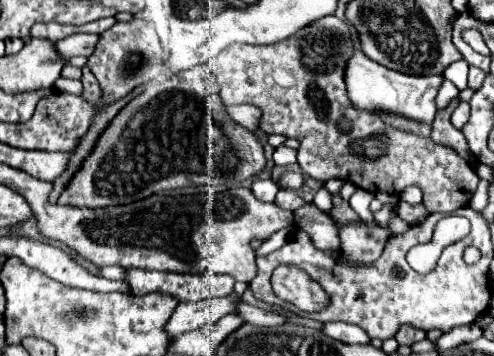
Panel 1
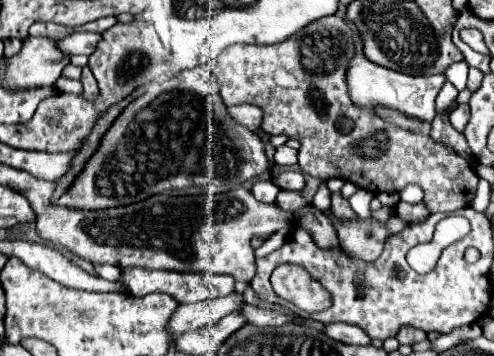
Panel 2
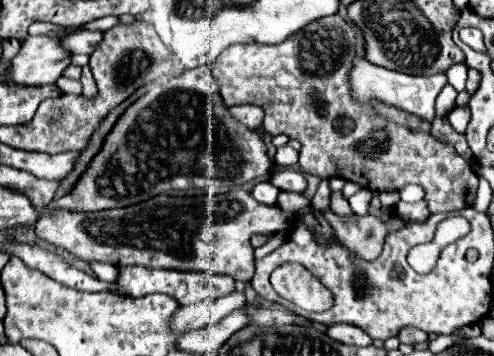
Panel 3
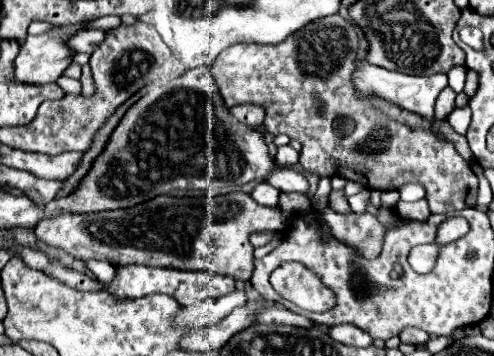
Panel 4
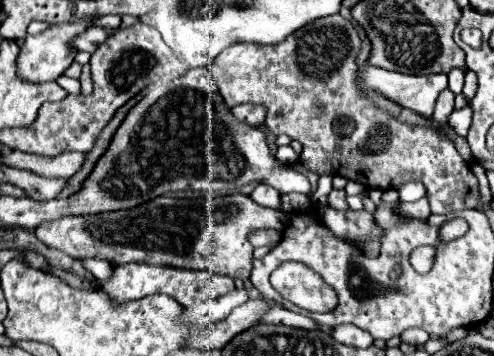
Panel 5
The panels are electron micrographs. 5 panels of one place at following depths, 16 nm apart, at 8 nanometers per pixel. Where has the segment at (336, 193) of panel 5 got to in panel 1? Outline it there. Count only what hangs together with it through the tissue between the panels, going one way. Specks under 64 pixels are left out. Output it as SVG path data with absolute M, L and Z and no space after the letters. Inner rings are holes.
M334 194L334 220L340 224L348 224L348 222L356 222L360 220L358 214L350 208L350 204L346 200L340 198L340 194Z

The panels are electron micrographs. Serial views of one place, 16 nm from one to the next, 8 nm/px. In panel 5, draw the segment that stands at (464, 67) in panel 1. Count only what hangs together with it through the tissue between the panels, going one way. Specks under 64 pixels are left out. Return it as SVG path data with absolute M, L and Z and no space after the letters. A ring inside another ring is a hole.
M454 68L450 74L448 74L448 88L454 92L454 94L460 94L462 92L462 86L464 86L464 72L460 68Z

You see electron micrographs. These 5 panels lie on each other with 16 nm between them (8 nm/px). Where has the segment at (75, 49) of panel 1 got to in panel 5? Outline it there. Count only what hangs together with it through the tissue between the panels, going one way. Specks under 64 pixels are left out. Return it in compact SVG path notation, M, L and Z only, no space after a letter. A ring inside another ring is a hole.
M92 26L88 28L84 34L80 34L76 40L74 40L74 48L76 50L84 50L84 52L94 52L106 38L112 36L112 32L116 32L116 28L102 28L102 26Z

